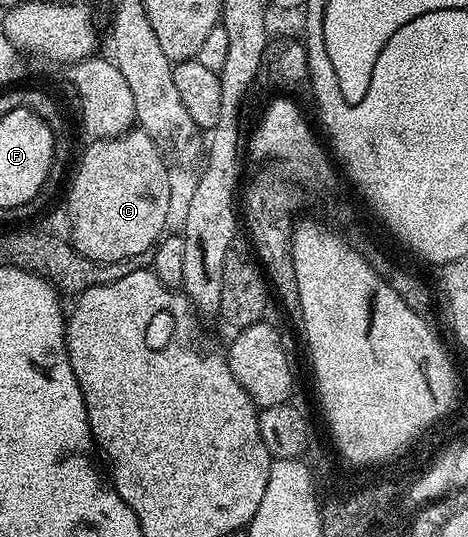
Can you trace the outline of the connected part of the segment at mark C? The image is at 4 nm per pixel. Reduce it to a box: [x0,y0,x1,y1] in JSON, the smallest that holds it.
[68,129,172,263]

